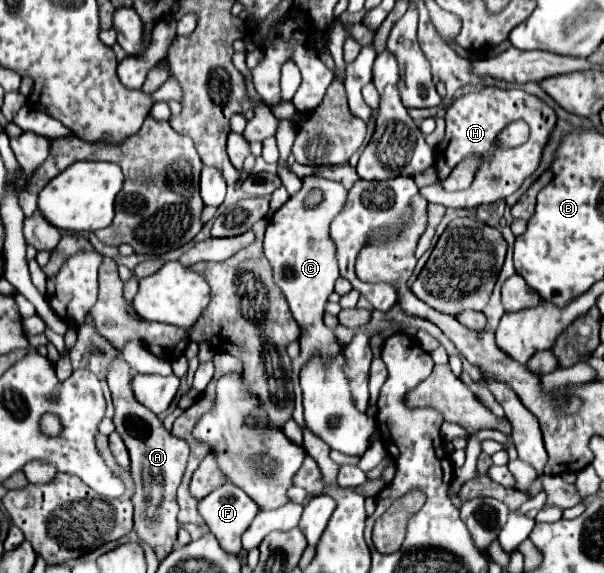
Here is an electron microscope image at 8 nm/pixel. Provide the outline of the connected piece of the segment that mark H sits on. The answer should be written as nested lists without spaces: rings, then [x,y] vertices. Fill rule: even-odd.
[[[486,86],[480,92],[470,92],[452,102],[446,110],[446,148],[442,148],[444,160],[436,160],[440,170],[440,180],[446,180],[450,172],[468,156],[480,158],[480,166],[474,174],[474,182],[468,190],[462,192],[446,192],[440,184],[420,188],[420,194],[434,204],[442,204],[446,208],[476,208],[480,204],[492,204],[496,200],[504,200],[514,194],[522,182],[536,172],[542,162],[542,152],[550,140],[552,130],[556,128],[556,112],[542,102],[538,96],[532,96],[524,90],[502,90],[496,86]],[[516,120],[524,120],[530,126],[530,138],[516,148],[502,148],[498,144],[498,134]]]

